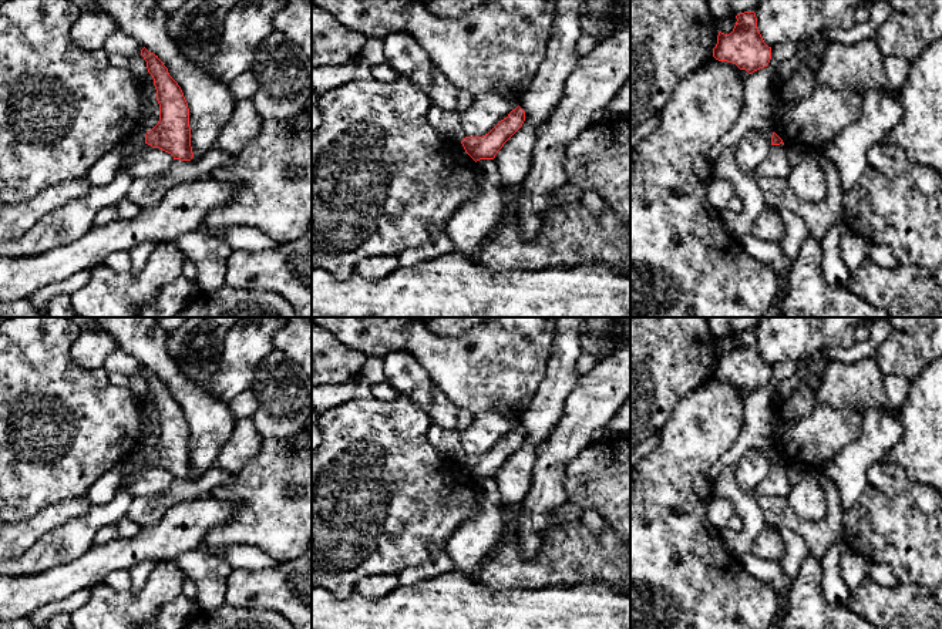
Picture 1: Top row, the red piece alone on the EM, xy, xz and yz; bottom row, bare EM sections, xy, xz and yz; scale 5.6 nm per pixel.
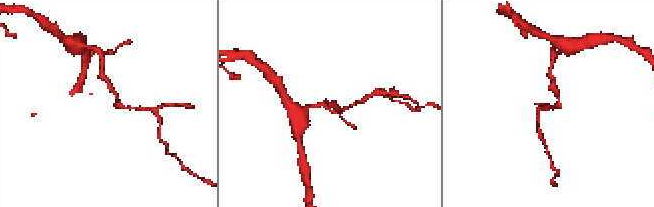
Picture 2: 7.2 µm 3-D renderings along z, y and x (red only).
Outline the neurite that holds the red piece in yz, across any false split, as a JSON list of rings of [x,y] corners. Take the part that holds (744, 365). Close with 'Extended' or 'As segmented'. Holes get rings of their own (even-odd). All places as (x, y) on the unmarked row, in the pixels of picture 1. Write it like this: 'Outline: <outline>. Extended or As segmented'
Outline: [[[744,330],[736,334],[737,340],[730,353],[719,350],[713,376],[719,380],[736,383],[748,393],[764,387],[771,379],[768,366],[758,347],[754,330]]]. As segmented

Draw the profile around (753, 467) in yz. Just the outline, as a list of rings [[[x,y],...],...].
[[[750,448],[736,464],[736,477],[741,490],[756,497],[756,488],[768,475],[770,465],[760,448]]]

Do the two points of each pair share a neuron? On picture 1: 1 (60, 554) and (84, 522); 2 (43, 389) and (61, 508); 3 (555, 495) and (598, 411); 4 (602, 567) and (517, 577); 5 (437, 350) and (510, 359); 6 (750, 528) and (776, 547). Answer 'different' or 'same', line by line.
1: same
2: different
3: same
4: same
5: same
6: different

